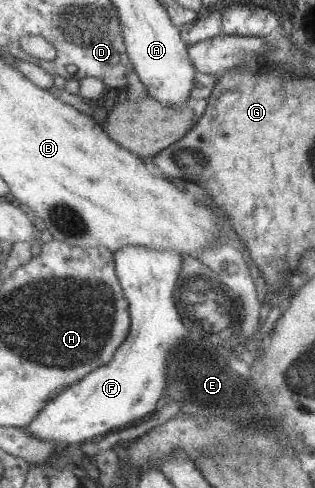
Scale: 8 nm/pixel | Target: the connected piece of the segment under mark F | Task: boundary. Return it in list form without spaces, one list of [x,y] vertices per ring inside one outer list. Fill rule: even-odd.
[[[125,246],[113,252],[116,276],[122,294],[128,301],[129,330],[121,345],[114,351],[112,358],[105,364],[91,370],[80,380],[67,386],[52,398],[36,417],[23,430],[30,437],[46,442],[54,442],[57,449],[65,446],[79,446],[80,443],[96,440],[109,432],[122,428],[132,421],[140,421],[155,412],[162,401],[166,388],[166,356],[170,346],[182,336],[191,333],[188,324],[182,320],[174,306],[173,290],[182,266],[181,256],[174,250],[157,251],[140,246]]]

